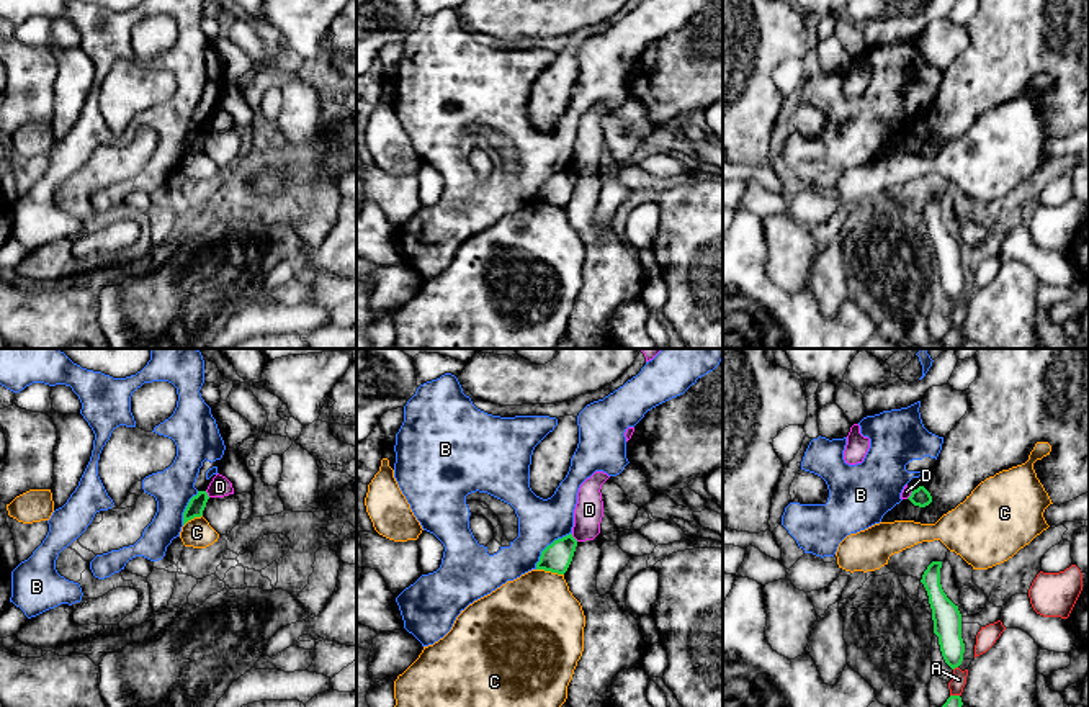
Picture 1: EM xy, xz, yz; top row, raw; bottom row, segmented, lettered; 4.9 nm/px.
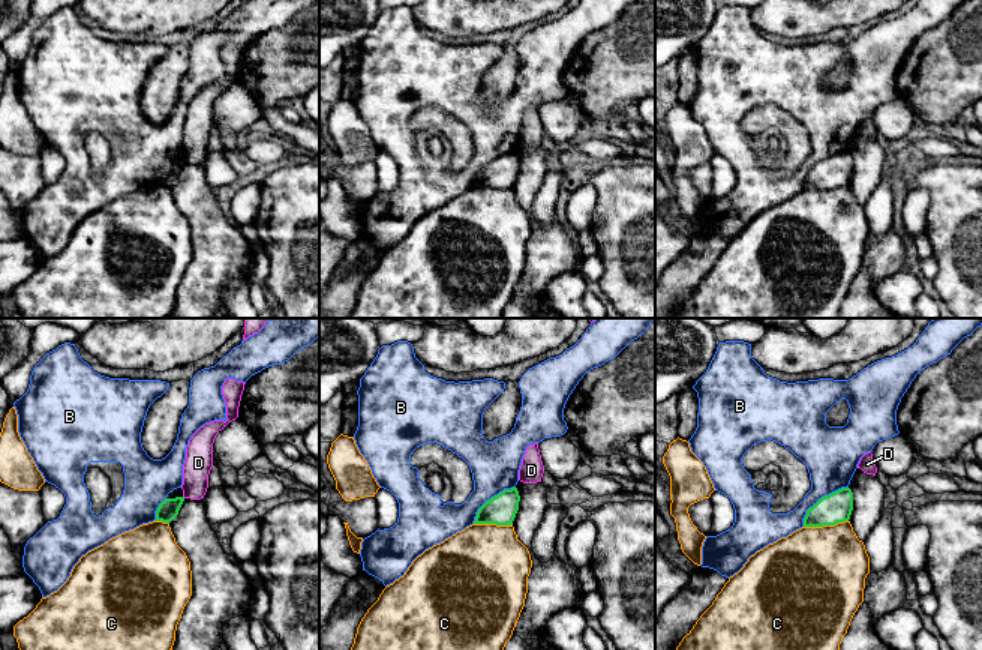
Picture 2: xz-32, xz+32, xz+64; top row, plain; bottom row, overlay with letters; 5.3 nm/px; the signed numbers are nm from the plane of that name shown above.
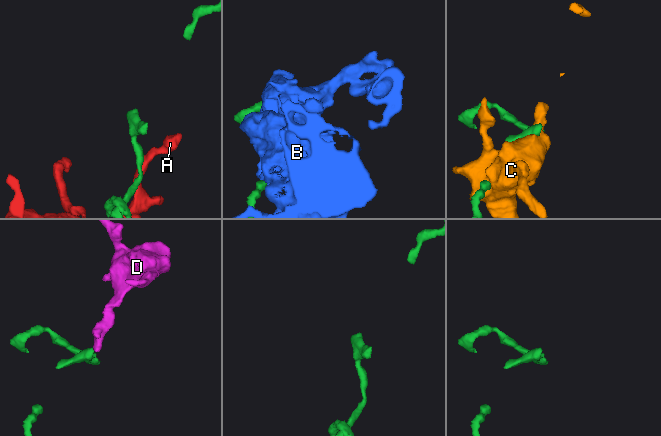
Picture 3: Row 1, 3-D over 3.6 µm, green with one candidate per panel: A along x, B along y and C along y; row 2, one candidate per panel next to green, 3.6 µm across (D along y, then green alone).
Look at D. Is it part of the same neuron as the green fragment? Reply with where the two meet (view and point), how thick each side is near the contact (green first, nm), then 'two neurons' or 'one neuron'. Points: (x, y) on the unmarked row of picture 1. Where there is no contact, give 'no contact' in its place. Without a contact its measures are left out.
xz (573, 171) | 140/140 nm | two neurons

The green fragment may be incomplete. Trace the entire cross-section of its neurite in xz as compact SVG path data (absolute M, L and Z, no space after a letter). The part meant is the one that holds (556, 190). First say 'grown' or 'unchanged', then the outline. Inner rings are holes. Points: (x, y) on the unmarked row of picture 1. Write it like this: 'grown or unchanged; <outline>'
unchanged; M572 167L554 173L541 185L536 203L564 208L572 195L576 180L577 173L572 170Z

